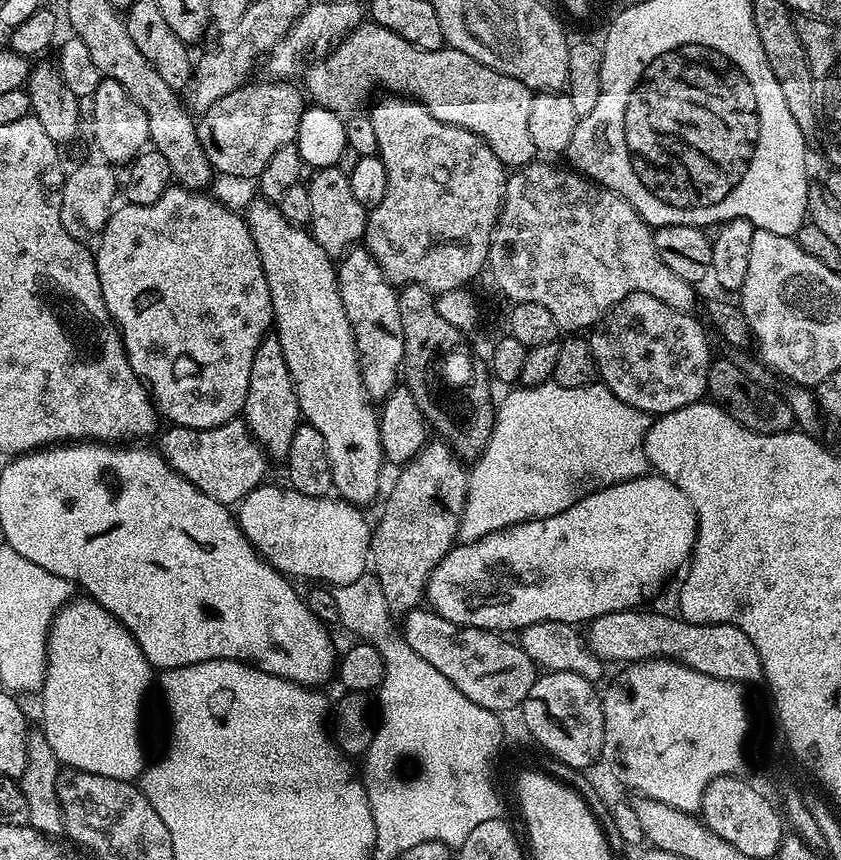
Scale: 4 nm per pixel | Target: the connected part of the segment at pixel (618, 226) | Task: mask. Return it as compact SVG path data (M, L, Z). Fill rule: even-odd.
M555 163L525 164L508 177L504 204L490 238L486 265L501 294L518 304L538 302L538 306L550 310L557 329L568 334L591 329L604 313L632 292L650 294L650 298L658 298L658 302L666 302L666 306L674 310L691 313L696 304L697 289L678 278L678 274L658 258L658 250L652 241L653 229L636 213L634 206L587 176L567 167L555 168L552 164Z

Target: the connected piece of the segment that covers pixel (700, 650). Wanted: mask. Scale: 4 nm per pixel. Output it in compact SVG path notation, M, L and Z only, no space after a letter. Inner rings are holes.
M629 610L627 612L611 612L595 617L587 625L586 643L589 651L593 652L602 662L614 660L619 666L627 665L637 660L655 660L667 658L685 664L687 668L698 670L710 678L732 680L735 684L749 686L765 679L762 658L758 658L758 650L742 630L733 624L691 624L681 620L679 615L663 616L660 612L644 612L648 610Z

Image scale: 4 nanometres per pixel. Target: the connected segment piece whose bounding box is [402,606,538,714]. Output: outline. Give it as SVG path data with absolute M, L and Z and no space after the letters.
M424 606L405 612L402 623L402 635L410 650L430 662L438 674L446 674L470 702L486 710L505 714L511 708L519 709L538 678L536 664L519 643L512 641L511 644L508 638L501 638L497 633L455 625Z

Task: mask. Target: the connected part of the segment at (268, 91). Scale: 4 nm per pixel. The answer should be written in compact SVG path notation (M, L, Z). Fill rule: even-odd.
M245 82L230 94L218 98L210 110L199 113L196 120L198 142L210 158L213 173L237 176L240 180L259 178L266 170L266 162L282 150L282 146L293 143L298 134L300 115L306 107L305 97L292 82L268 82L261 88L251 88Z

